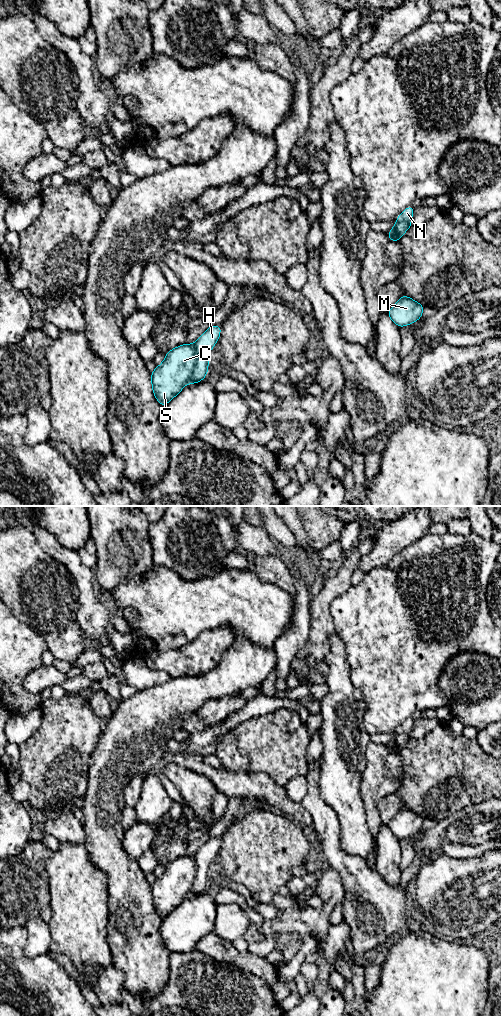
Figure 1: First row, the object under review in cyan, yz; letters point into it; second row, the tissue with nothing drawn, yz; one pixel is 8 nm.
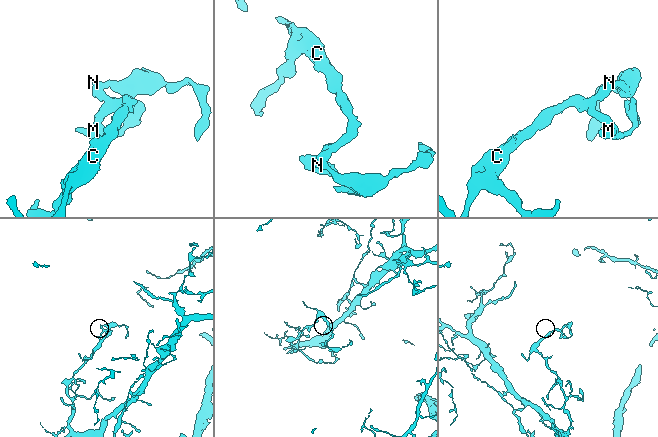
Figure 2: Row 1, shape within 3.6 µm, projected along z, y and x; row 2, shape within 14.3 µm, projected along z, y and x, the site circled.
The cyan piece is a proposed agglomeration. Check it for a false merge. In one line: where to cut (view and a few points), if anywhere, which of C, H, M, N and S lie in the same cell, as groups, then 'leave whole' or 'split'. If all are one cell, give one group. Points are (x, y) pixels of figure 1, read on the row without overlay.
yz (193, 856), (195, 875), (187, 894) | C M N S / H | split

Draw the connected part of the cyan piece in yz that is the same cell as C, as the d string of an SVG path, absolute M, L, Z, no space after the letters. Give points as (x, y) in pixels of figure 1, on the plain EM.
M182 856L166 865L160 878L150 886L153 906L163 919L188 895L196 874L193 856Z

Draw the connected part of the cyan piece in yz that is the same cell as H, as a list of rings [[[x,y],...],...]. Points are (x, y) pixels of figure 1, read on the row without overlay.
[[[219,837],[210,838],[193,856],[196,863],[196,874],[188,892],[189,896],[198,895],[206,889],[209,878],[209,864],[220,849],[221,839]]]

